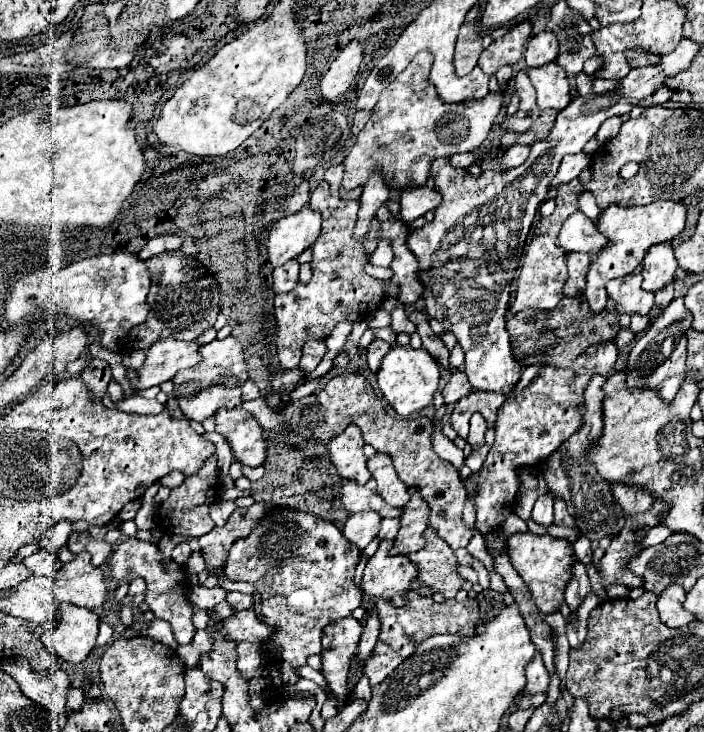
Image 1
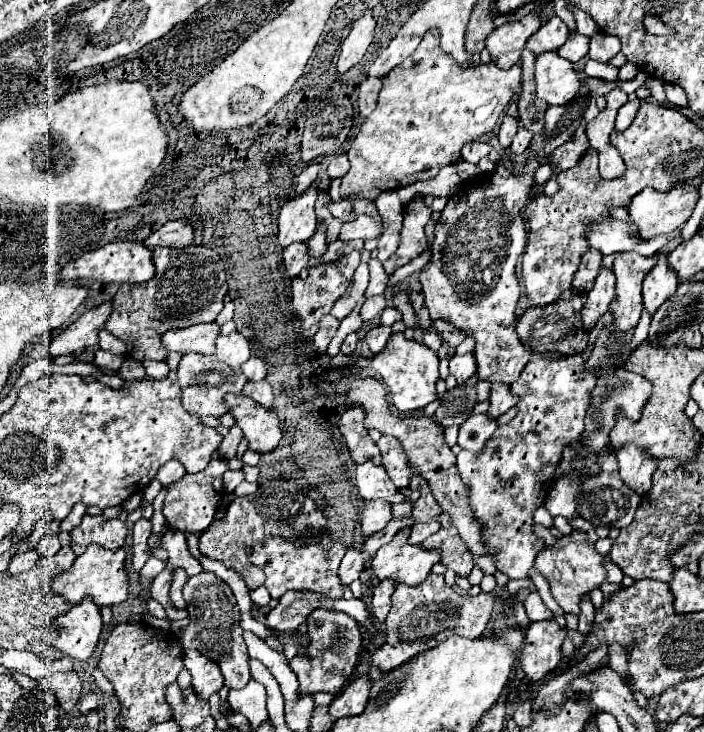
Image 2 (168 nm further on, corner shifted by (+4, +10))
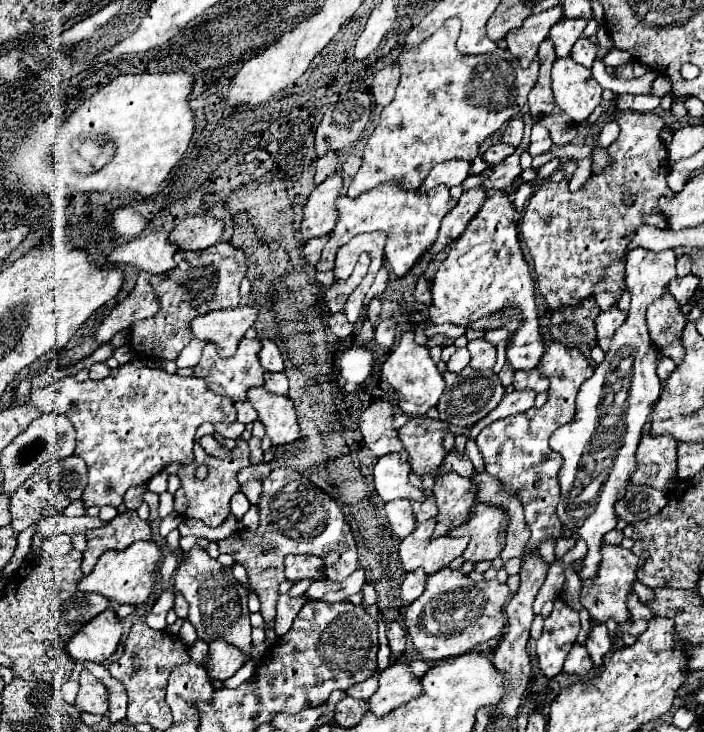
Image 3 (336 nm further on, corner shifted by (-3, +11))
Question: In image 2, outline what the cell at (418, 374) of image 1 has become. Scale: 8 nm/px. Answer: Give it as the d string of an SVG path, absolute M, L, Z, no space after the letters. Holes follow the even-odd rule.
M401 332L393 334L381 354L373 356L373 370L381 374L383 384L391 392L391 400L397 410L409 412L409 410L419 410L425 408L429 402L433 402L435 396L435 382L439 378L439 358L437 354L427 348L425 344L419 344L415 340L407 340Z

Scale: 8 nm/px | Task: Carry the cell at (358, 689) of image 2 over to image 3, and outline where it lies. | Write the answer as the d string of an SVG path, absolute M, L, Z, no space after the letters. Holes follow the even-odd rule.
M394 663L380 673L380 687L368 699L370 711L376 715L386 715L402 703L418 697L422 693L420 679L412 673L406 663Z

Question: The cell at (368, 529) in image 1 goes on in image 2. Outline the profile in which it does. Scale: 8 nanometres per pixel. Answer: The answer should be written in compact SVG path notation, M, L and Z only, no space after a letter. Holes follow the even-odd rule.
M369 500L367 506L363 508L361 530L365 536L371 536L373 532L379 532L381 528L385 528L389 520L391 520L391 504L381 500Z

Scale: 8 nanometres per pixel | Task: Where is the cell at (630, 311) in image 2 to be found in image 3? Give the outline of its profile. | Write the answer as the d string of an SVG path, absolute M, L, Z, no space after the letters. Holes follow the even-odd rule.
M638 247L638 249L632 249L626 253L626 285L628 285L628 291L632 295L628 319L612 337L612 345L610 345L610 351L606 353L604 363L598 365L594 375L582 385L578 399L576 399L574 419L568 425L556 429L554 435L550 437L552 451L560 453L564 459L564 463L560 467L560 475L558 475L558 483L562 489L560 503L558 503L558 519L570 531L578 533L588 543L586 557L576 565L572 563L572 569L584 581L596 577L598 565L602 561L600 547L604 543L604 535L608 531L612 531L618 523L618 517L614 513L614 505L616 505L616 501L620 501L620 497L624 497L626 487L630 483L630 477L636 471L636 449L638 449L638 443L642 439L642 427L648 421L648 415L652 411L652 403L660 397L660 379L658 379L656 369L658 369L658 361L662 355L658 353L654 341L648 335L646 309L658 297L664 295L668 283L674 277L676 277L676 253L672 249L664 249L660 253L654 253L654 251Z

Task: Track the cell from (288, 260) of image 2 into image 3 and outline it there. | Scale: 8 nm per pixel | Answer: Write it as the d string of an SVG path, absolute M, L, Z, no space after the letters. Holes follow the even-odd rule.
M322 235L322 237L316 237L316 239L308 239L306 245L304 245L304 257L316 265L320 261L320 255L322 255L322 249L326 245L326 241L330 239L330 235Z

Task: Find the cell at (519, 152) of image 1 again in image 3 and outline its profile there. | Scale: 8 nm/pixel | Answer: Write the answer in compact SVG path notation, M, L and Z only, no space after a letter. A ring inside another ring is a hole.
M534 125L532 127L532 135L530 135L530 147L528 147L528 153L532 155L532 157L536 157L536 155L542 155L542 153L546 153L546 151L550 151L550 147L552 147L552 139L550 139L550 133L548 133L548 129L544 129L542 125Z

